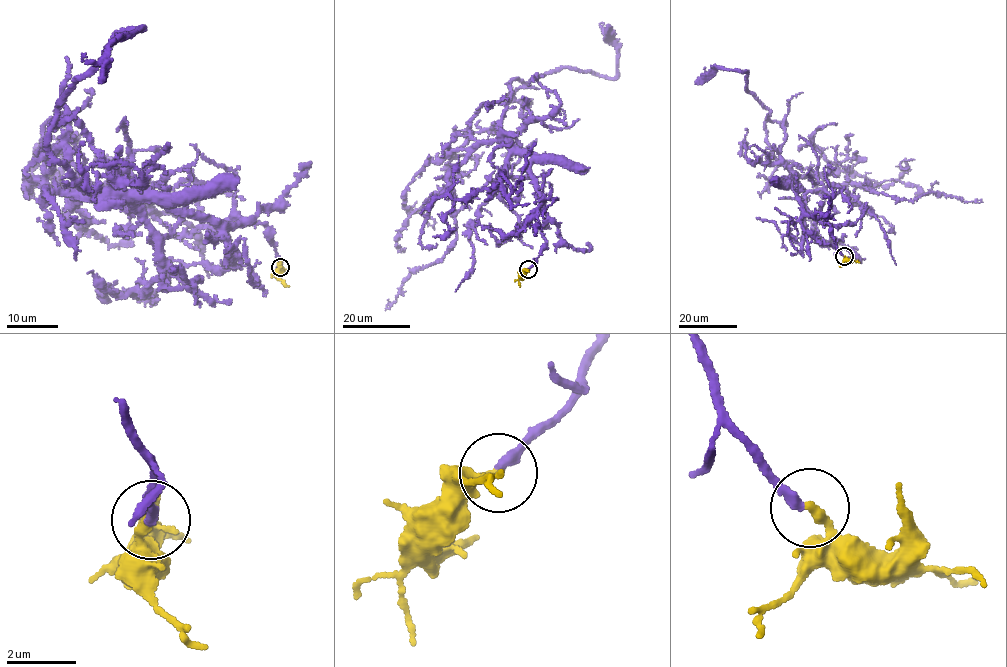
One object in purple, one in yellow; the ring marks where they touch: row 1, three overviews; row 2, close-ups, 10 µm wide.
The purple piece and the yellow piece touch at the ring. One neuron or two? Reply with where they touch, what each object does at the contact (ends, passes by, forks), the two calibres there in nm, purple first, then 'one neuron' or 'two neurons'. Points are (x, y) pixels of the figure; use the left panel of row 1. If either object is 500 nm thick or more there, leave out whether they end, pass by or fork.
place (280, 267); purple ends; yellow ends; calibres 240 and 280 nm; one neuron

